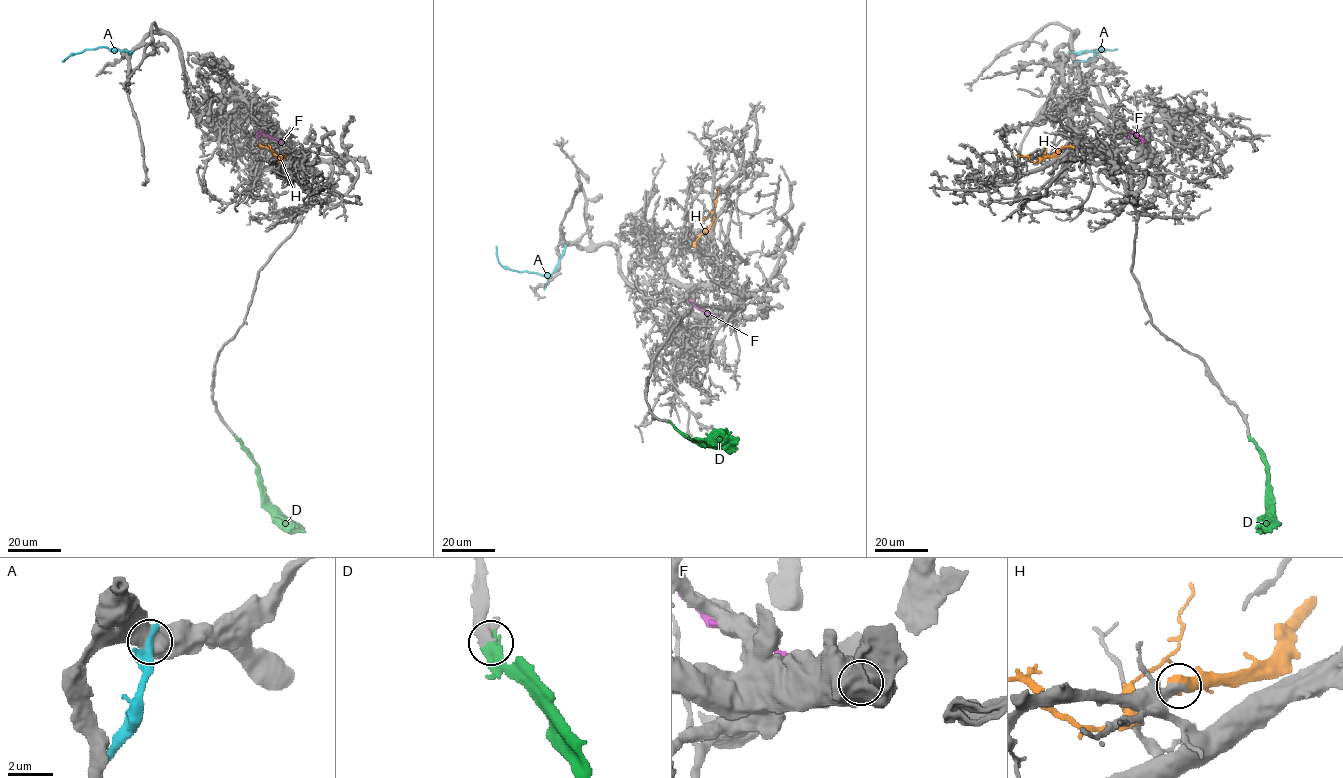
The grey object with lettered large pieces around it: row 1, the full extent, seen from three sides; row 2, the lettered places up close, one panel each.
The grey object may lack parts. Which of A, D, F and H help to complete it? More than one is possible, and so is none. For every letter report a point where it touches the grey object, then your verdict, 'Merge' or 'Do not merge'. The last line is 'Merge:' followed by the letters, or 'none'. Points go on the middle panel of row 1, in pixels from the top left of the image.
A: Touches grey at (565, 244). Do not merge
D: Touches grey at (669, 421). Merge
F: Touches grey at (714, 315). Do not merge
H: Touches grey at (714, 218). Do not merge
Merge: D

